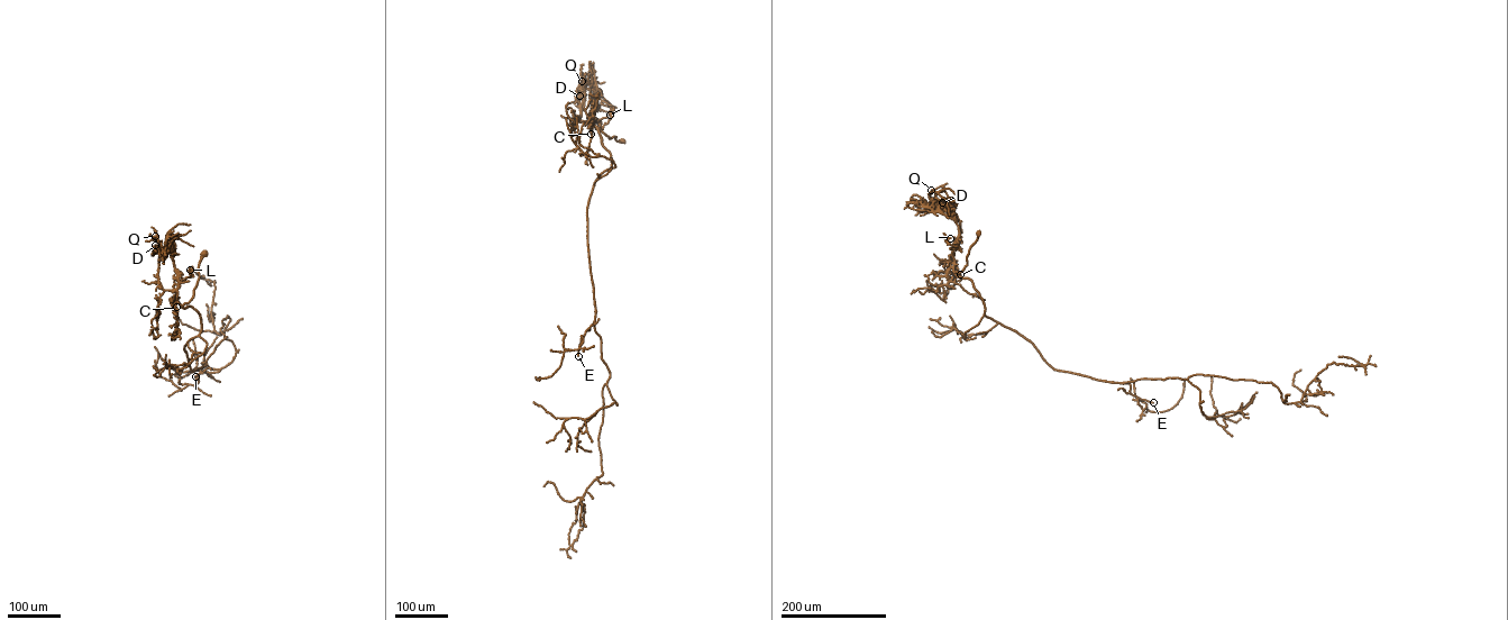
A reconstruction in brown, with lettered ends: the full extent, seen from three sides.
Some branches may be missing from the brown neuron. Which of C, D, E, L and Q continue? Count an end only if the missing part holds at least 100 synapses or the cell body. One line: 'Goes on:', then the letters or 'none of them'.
Goes on: E

